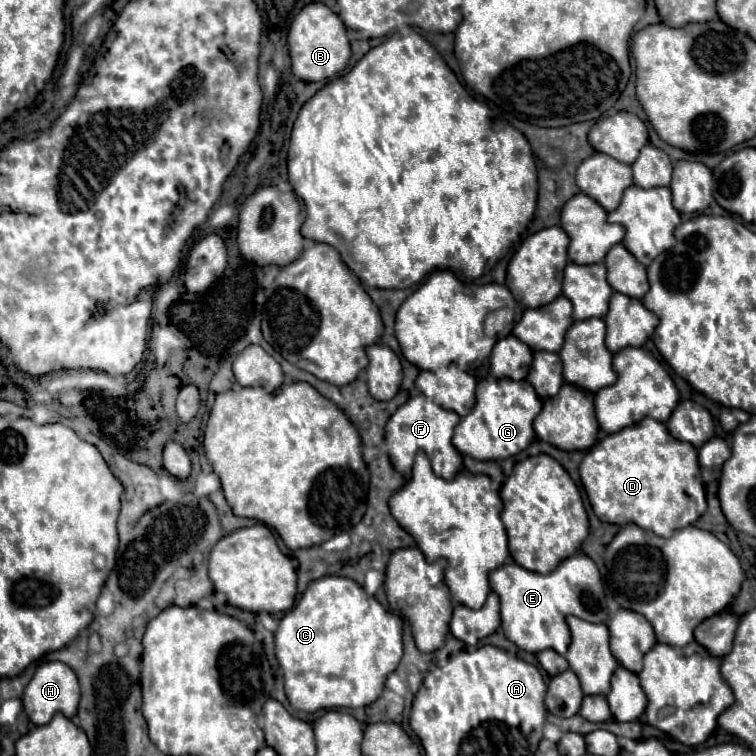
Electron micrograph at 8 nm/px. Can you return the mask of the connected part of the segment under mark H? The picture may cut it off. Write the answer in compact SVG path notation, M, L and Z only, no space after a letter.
M49 661L39 665L33 679L27 683L23 693L23 707L35 725L45 725L49 723L49 719L53 719L55 713L73 717L79 707L79 697L81 697L81 691L79 691L77 675L73 673L73 669L61 661Z

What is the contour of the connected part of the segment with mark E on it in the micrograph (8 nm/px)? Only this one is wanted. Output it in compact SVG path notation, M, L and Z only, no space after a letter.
M583 553L561 561L549 575L527 571L517 563L505 563L489 573L489 585L501 601L501 629L505 637L529 653L555 649L559 655L565 655L569 647L567 615L583 617L591 623L607 621L607 603L599 569L593 559Z

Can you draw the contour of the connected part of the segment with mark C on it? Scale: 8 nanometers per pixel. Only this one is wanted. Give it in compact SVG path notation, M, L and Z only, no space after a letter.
M321 577L309 583L301 601L283 615L275 633L275 655L283 669L285 693L295 711L319 711L319 709L357 709L371 705L383 691L385 679L401 661L401 617L385 611L385 607L367 595L361 585L345 577Z

